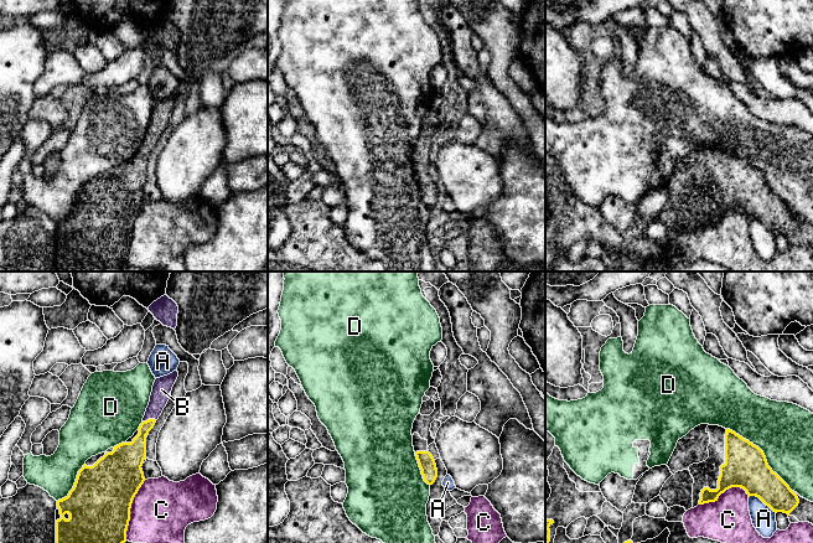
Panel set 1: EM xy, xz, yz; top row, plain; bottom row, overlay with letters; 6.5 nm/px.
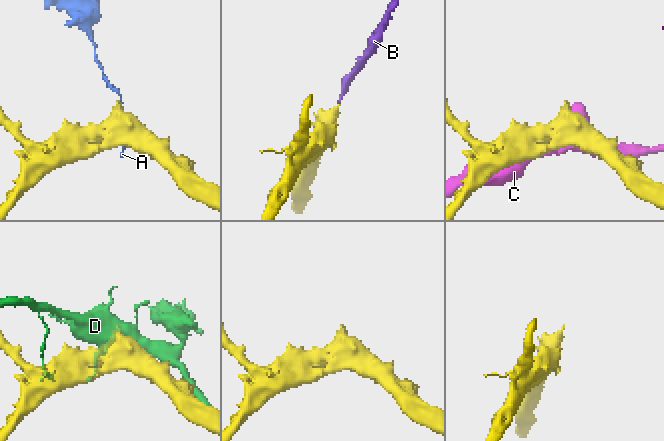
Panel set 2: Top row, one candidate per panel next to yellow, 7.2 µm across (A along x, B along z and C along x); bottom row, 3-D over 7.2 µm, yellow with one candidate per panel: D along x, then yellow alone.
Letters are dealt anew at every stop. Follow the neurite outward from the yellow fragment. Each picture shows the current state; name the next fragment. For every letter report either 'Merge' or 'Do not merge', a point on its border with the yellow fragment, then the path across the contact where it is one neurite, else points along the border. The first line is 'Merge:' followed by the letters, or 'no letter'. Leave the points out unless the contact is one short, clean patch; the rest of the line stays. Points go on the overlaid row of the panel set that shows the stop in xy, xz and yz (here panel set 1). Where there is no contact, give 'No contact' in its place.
Merge: B
A: Do not merge. Touches yellow at yz (762, 501)
B: Merge. Touches yellow at xy (149, 419). Path across: xy (133, 454), (149, 419), (161, 389)
C: Do not merge. Touches yellow at xy (129, 510)
D: Do not merge. Touches yellow at yz (764, 454)

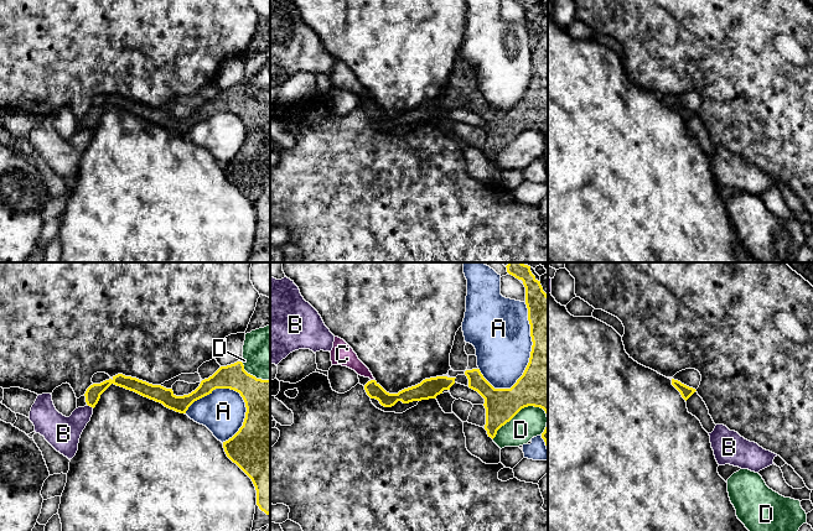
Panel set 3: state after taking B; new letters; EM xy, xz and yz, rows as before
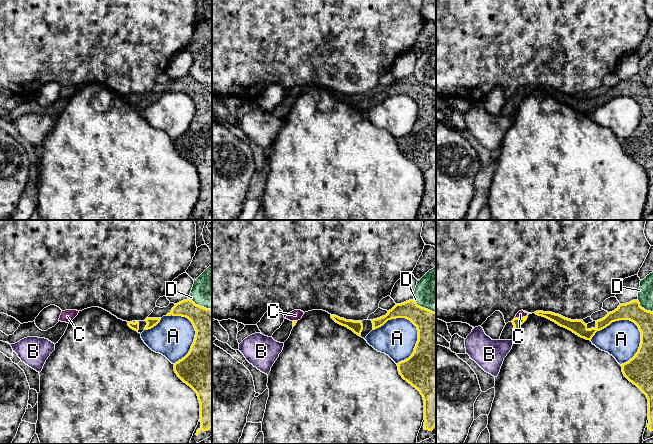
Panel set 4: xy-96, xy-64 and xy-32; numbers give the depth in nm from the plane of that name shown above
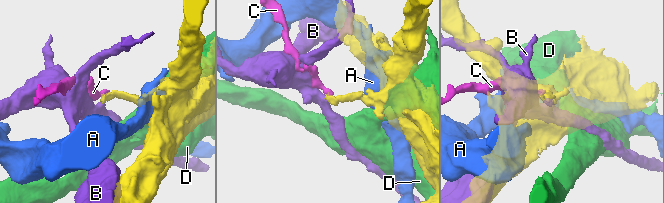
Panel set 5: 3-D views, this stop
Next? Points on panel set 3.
Merge: no letter
A: Do not merge. Touches yellow at xz (531, 353)
B: Do not merge. Touches yellow at xy (91, 406)
C: Do not merge. Touches yellow at xz (373, 380). Boundary: xz (371, 379), (374, 380)
D: Do not merge. Touches yellow at xz (518, 411)

